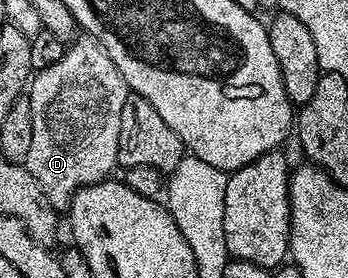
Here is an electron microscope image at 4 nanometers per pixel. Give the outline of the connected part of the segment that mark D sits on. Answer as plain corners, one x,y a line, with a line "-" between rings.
82,34
80,37
73,39
73,41
64,48
60,61
47,68
38,70
36,74
32,76
31,82
27,87
27,98
31,105
31,153
27,153
27,161
24,163
24,167
29,170
31,177
35,177
35,181
43,189
47,201
51,201
51,205
57,212
64,212
66,208
68,208
76,191
80,191
83,187
89,187
92,183
102,183
102,181
110,178
110,176
114,174
113,167
116,168
118,166
117,150
119,149
119,133
121,132
123,105
127,101
127,97
130,93
130,89
123,81
123,77
119,73
115,61
111,61
107,49
103,49
103,45
100,41
94,39
92,35

